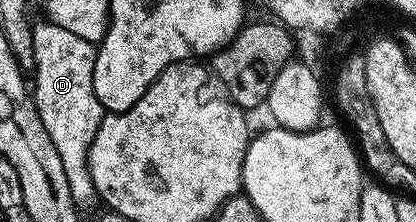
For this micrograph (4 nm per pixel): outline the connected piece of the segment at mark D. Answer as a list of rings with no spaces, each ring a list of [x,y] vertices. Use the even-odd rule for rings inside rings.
[[[49,22],[37,23],[32,30],[34,50],[30,60],[36,63],[34,103],[42,118],[42,126],[54,142],[54,150],[62,157],[70,194],[78,206],[97,199],[96,187],[88,169],[88,151],[104,121],[106,110],[94,94],[94,62],[97,45],[78,37],[73,31]]]

